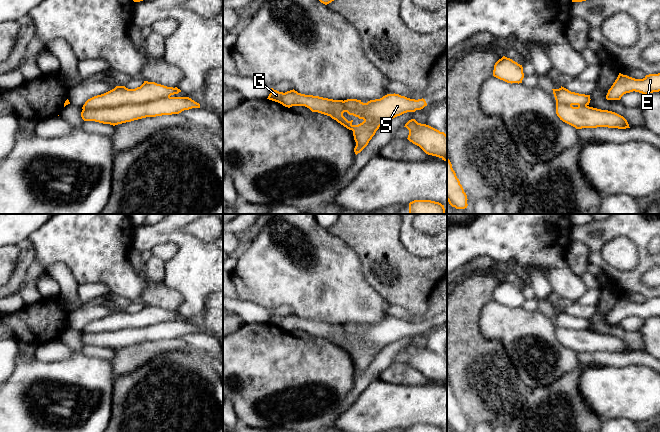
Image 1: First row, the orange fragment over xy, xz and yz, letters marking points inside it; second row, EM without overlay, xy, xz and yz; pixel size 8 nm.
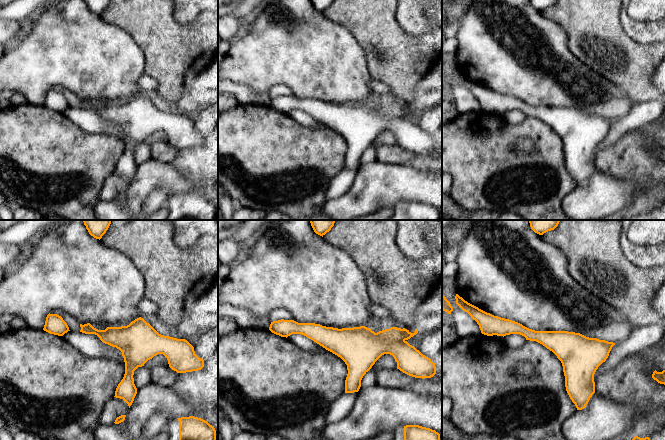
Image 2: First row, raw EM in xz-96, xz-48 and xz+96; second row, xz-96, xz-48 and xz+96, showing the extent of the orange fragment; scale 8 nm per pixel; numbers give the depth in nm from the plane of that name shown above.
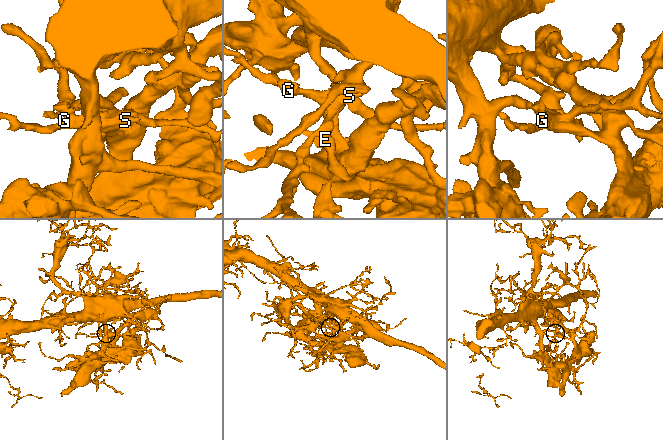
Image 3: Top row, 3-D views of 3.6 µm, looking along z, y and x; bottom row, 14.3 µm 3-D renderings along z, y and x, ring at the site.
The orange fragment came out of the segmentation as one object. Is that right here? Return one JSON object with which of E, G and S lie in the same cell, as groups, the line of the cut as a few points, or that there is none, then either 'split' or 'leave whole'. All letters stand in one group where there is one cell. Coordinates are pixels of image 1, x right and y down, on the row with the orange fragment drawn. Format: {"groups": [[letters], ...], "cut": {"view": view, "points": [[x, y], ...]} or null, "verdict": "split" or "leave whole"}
{"groups": [["E"], ["G", "S"]], "cut": {"view": "xy", "points": [[169, 96], [144, 103], [121, 104], [118, 106], [83, 110]]}, "verdict": "split"}

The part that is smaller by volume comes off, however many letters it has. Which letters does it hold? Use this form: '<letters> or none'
G, S

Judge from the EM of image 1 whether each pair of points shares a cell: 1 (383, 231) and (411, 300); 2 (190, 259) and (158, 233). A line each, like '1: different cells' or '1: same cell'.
1: same cell
2: same cell

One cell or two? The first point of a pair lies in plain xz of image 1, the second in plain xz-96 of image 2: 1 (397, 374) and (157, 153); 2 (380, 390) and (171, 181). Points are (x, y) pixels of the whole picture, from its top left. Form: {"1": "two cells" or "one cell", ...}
{"1": "one cell", "2": "one cell"}

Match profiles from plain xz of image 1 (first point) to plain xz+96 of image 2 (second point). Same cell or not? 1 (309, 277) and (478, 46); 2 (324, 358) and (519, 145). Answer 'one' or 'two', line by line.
1: one
2: two

